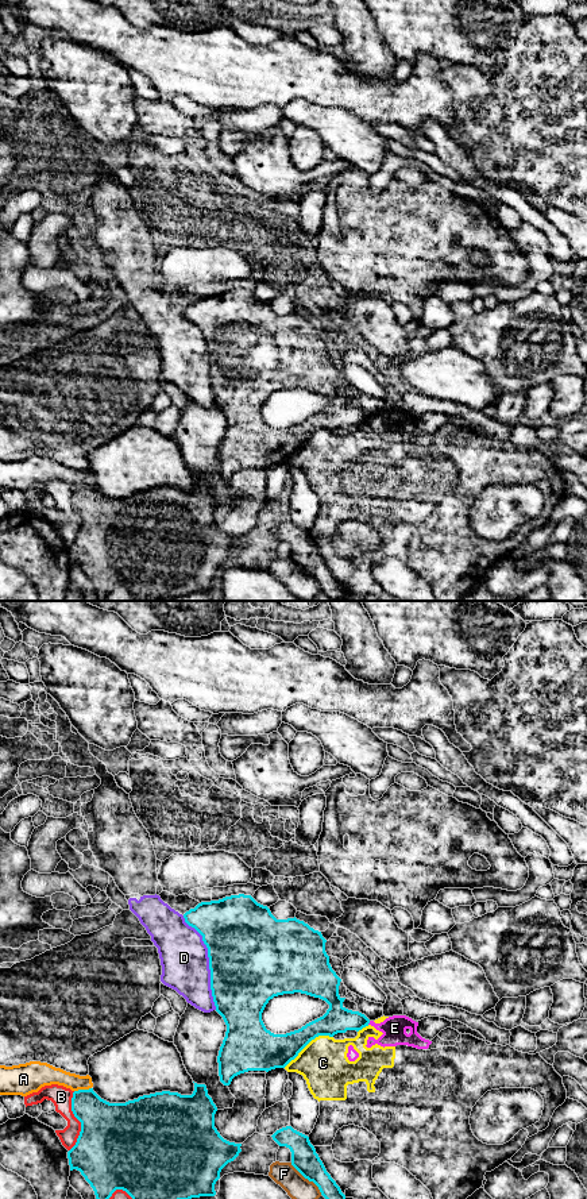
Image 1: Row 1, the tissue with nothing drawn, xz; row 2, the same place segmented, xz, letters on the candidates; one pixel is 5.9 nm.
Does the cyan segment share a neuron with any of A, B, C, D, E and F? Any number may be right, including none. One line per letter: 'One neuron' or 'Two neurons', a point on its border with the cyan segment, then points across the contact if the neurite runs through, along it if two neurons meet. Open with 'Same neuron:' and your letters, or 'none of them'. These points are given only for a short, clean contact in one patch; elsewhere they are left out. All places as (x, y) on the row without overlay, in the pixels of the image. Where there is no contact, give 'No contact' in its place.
Same neuron: none of them
A: Two neurons. Touches cyan at xz (82, 485). Boundary: xz (91, 482), (74, 486)
B: Two neurons. Touches cyan at xz (78, 515)
C: Two neurons. Touches cyan at xz (308, 438)
D: Two neurons. Touches cyan at xz (209, 357)
E: Two neurons. Touches cyan at xz (369, 417). Boundary: xz (370, 416), (367, 419)
F: Two neurons. Touches cyan at xz (308, 574)

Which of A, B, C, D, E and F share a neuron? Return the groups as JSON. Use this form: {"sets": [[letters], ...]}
{"sets": [["A"], ["B"], ["C", "E"], ["D"], ["F"]]}

